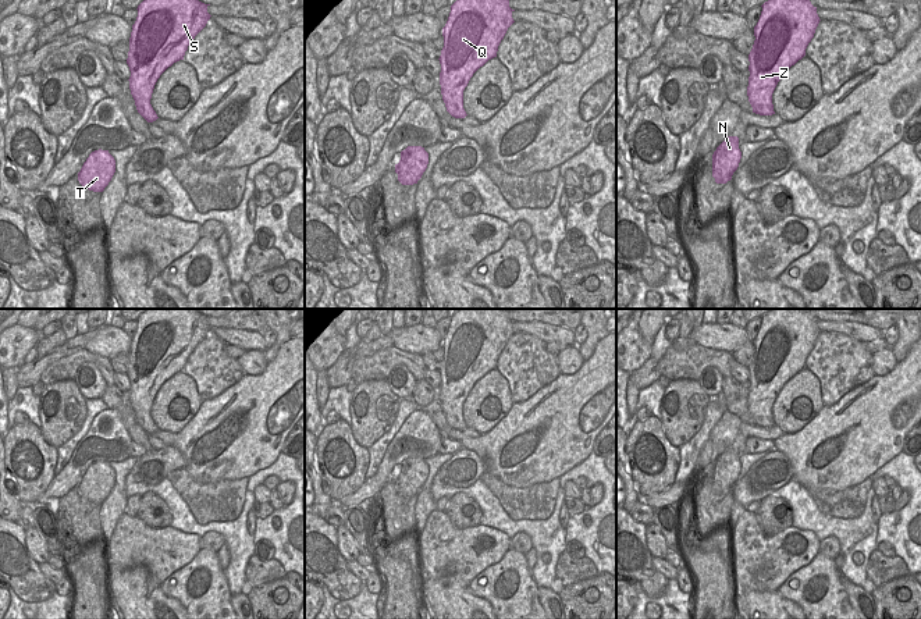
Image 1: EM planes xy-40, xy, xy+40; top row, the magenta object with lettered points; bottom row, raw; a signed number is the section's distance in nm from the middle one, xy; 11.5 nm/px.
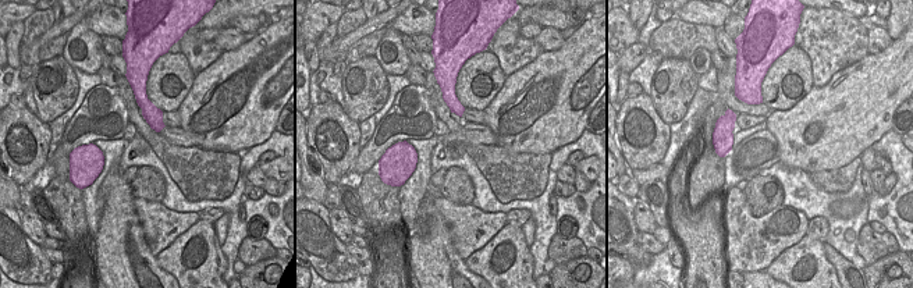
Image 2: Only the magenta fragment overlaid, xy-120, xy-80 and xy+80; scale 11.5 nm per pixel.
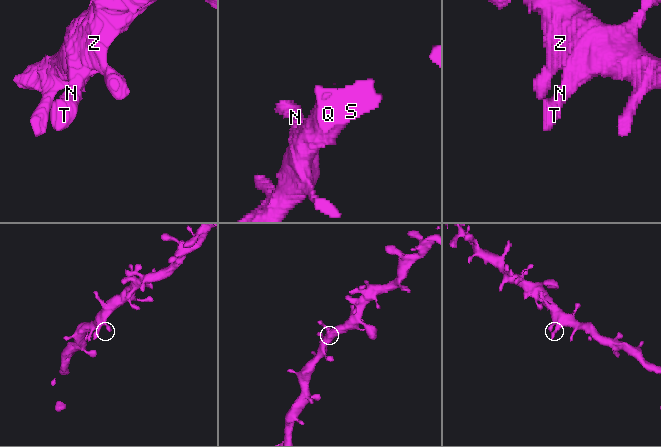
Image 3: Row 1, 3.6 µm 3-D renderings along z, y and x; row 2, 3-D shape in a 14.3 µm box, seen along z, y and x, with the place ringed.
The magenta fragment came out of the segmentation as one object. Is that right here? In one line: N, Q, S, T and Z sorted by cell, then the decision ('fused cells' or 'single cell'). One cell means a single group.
N Q S T Z; single cell

